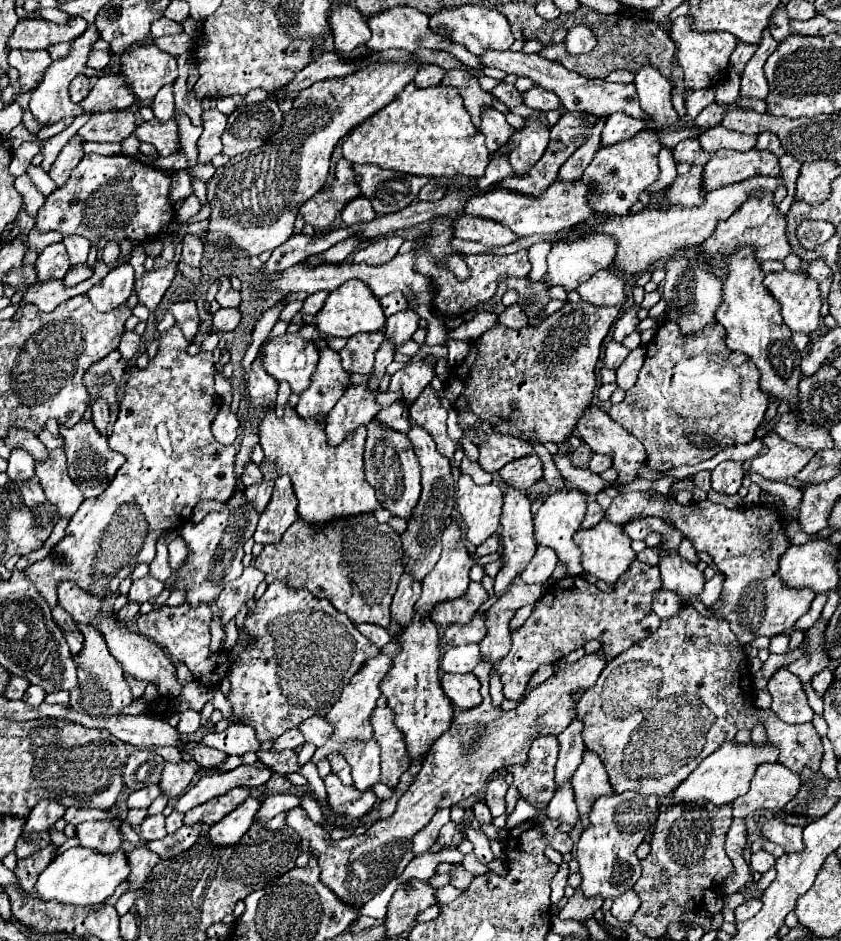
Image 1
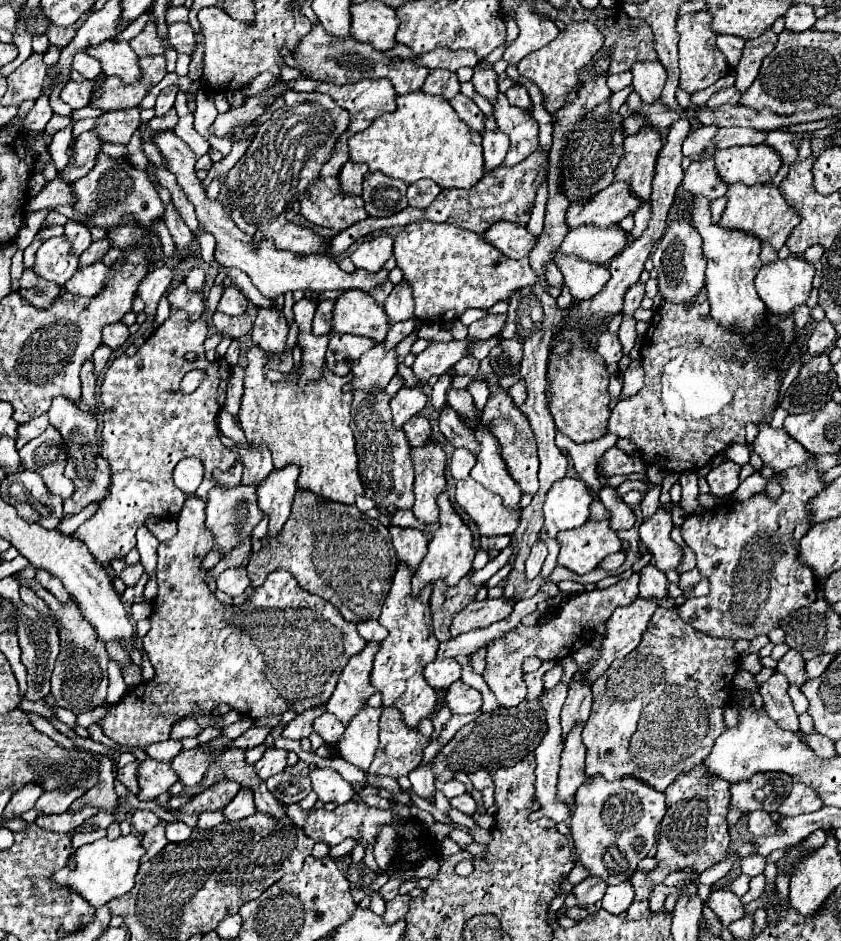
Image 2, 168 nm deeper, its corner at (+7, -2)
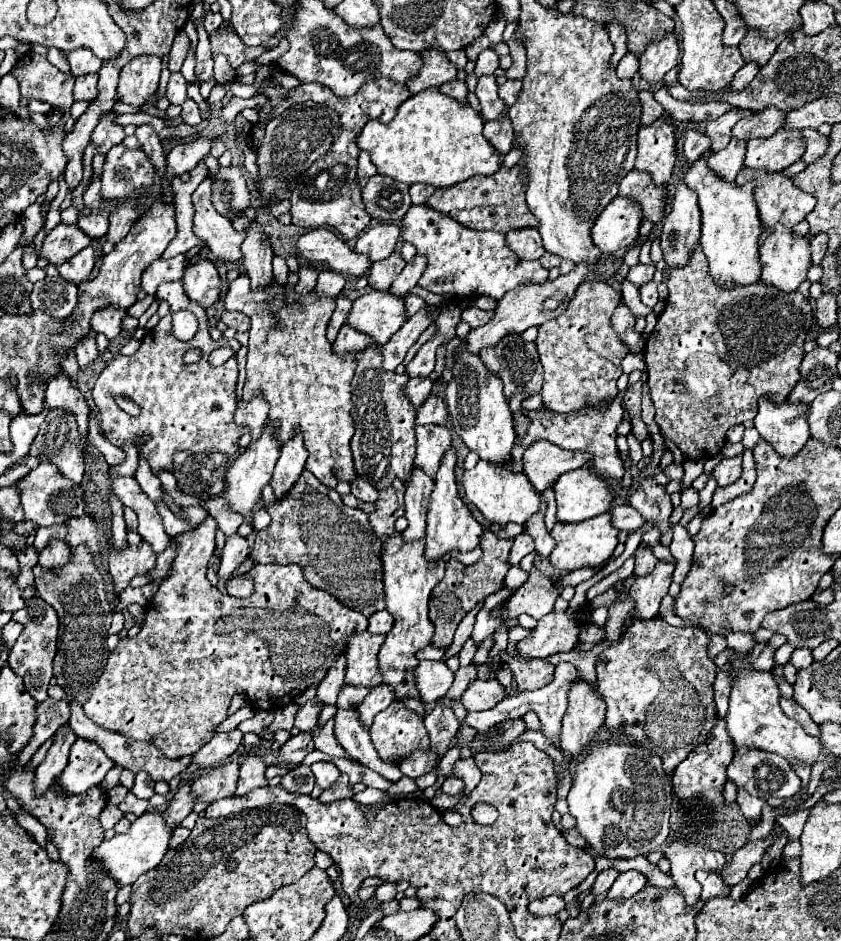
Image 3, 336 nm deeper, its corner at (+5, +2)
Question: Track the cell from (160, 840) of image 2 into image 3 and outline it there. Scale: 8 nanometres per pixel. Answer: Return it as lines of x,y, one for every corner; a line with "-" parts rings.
183,783
179,787
179,791
173,795
173,799
167,803
161,817
165,819
165,823
169,827
177,827
191,813
193,805
195,805
195,799
191,797
191,789
189,789
187,783

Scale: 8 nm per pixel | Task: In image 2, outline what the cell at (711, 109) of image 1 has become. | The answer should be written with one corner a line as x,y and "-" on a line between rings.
733,85
733,87
727,87
727,89
721,89
721,91
717,91
711,99
709,99
709,103
707,103
707,107
719,107
719,105
725,105
725,103
739,103
739,97
741,97
741,93
739,93
739,89

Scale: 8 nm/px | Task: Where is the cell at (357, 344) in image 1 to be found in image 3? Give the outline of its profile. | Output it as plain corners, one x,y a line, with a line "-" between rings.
347,323
341,327
335,343
333,343
333,351
337,355
345,355
345,353
359,353
359,351
365,351
369,345
373,343
371,337
351,329

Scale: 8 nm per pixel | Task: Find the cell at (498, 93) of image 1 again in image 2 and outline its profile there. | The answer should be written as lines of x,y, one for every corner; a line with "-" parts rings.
475,67
475,75
471,79
473,87
477,93
481,93
483,97
487,97
489,101
493,101
499,93
497,89
497,73
493,71
493,67

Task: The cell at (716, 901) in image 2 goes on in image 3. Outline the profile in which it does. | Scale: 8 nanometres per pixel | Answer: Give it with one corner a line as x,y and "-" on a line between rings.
699,871
695,877
703,887
703,893
701,893
703,901
711,901
711,899
717,899
717,897
729,897
731,889
725,885
725,881
721,879
719,873
703,873
703,871

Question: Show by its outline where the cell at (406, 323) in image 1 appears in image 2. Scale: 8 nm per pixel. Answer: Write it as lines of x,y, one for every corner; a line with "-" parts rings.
405,279
399,285
395,285
391,295
387,297
385,311
387,311
389,323
397,323
397,321
405,321
413,317
413,295

